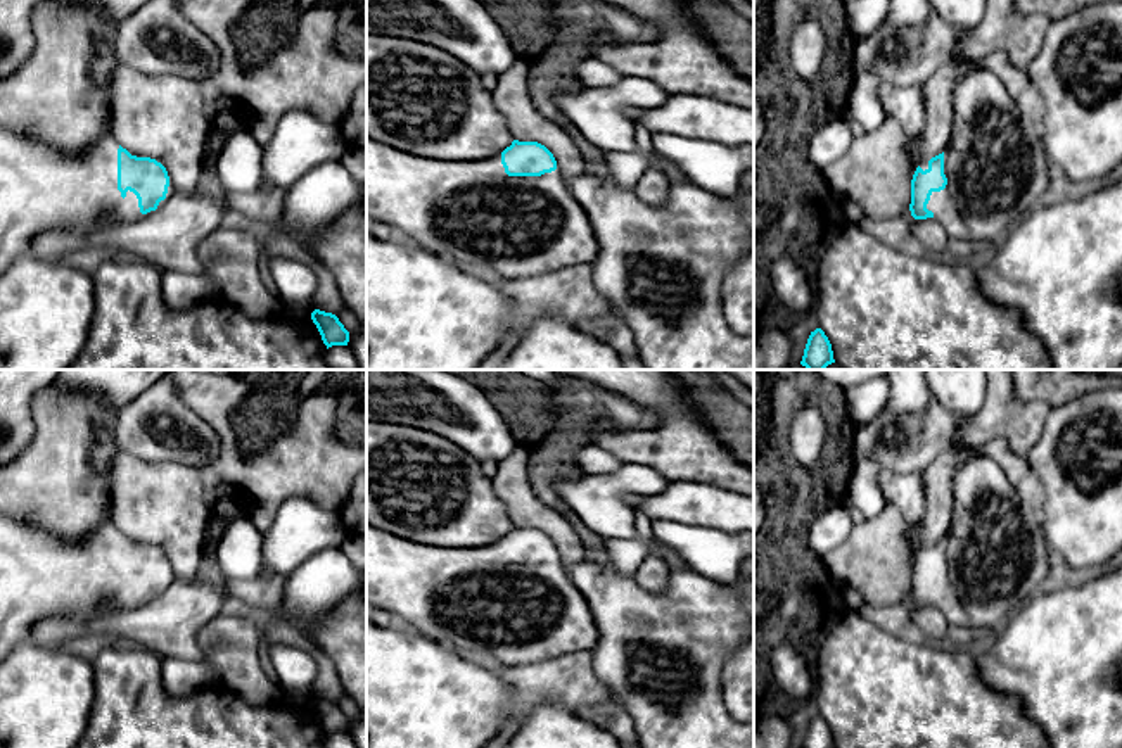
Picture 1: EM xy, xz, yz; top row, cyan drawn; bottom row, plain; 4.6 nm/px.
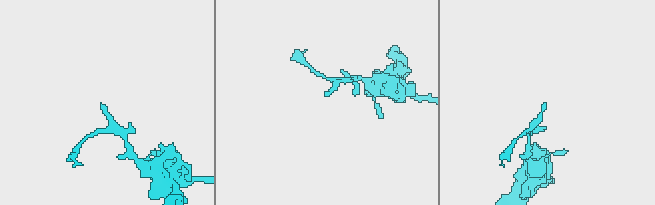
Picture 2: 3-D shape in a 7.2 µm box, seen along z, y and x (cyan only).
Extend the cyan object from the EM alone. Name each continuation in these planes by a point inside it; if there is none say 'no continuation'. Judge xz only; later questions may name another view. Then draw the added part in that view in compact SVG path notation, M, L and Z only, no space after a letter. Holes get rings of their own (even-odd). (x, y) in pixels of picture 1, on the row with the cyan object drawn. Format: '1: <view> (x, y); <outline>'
1: xz (474, 215); M367 135L367 218L405 231L410 244L488 278L534 276L591 264L596 240L560 171L508 176L501 154L475 162L425 159Z

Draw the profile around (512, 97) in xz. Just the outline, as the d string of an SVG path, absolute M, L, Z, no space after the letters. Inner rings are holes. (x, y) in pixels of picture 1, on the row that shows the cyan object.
M517 57L507 71L498 74L498 85L491 92L493 102L507 119L513 140L545 145L569 183L584 173L586 161L572 138L534 107L529 90L531 71L532 60Z

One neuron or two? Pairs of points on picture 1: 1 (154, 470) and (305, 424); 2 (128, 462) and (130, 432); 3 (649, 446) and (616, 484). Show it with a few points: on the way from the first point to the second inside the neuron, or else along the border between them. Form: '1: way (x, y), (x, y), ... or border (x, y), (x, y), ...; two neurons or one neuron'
1: way (192, 479), (258, 475), (272, 462); one neuron
2: border (121, 451), (142, 460), (168, 462); two neurons
3: border (624, 463), (649, 465), (669, 481); two neurons

